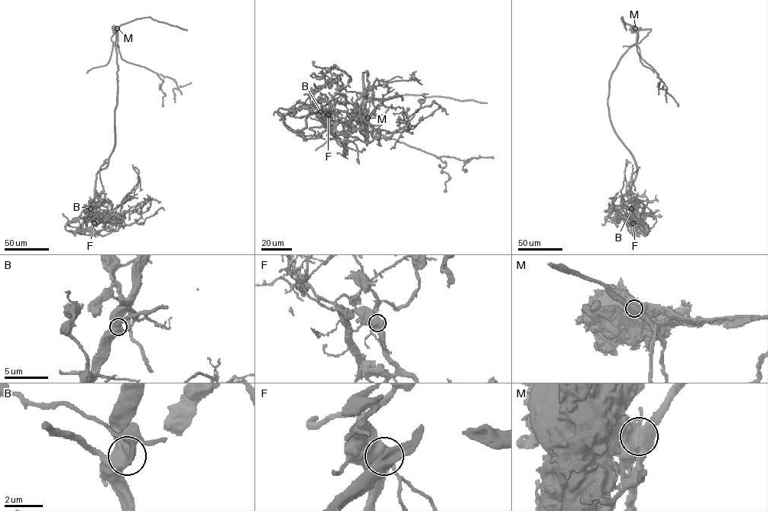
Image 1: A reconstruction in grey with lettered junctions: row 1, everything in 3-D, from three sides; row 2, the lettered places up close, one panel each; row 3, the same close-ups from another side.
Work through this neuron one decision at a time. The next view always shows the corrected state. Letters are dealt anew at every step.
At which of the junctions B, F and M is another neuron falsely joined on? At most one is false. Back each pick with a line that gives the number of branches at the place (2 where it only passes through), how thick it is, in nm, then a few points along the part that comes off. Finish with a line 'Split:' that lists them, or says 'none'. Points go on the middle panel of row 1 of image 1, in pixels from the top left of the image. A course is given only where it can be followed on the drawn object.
M: 3 branches meet; 750 nm thick; foreign part runs (367, 118), (370, 125), (380, 134), (438, 158), (471, 158), (463, 166), (462, 169), (466, 172)
Split: M

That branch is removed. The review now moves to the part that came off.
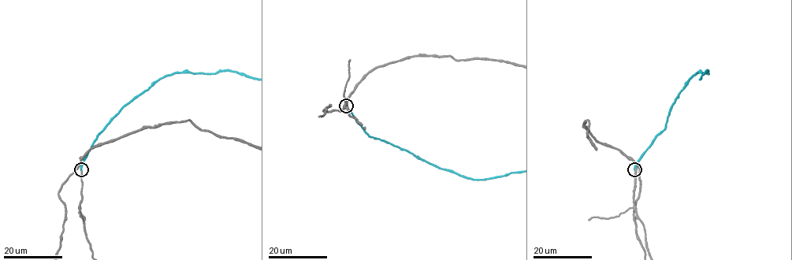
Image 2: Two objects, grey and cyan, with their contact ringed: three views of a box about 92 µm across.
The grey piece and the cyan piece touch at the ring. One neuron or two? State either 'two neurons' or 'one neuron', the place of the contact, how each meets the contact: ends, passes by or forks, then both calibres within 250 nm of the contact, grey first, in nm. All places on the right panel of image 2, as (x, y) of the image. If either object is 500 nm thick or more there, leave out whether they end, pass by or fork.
two neurons | (634, 169) | grey passes by | cyan ends | 280/280 nm

